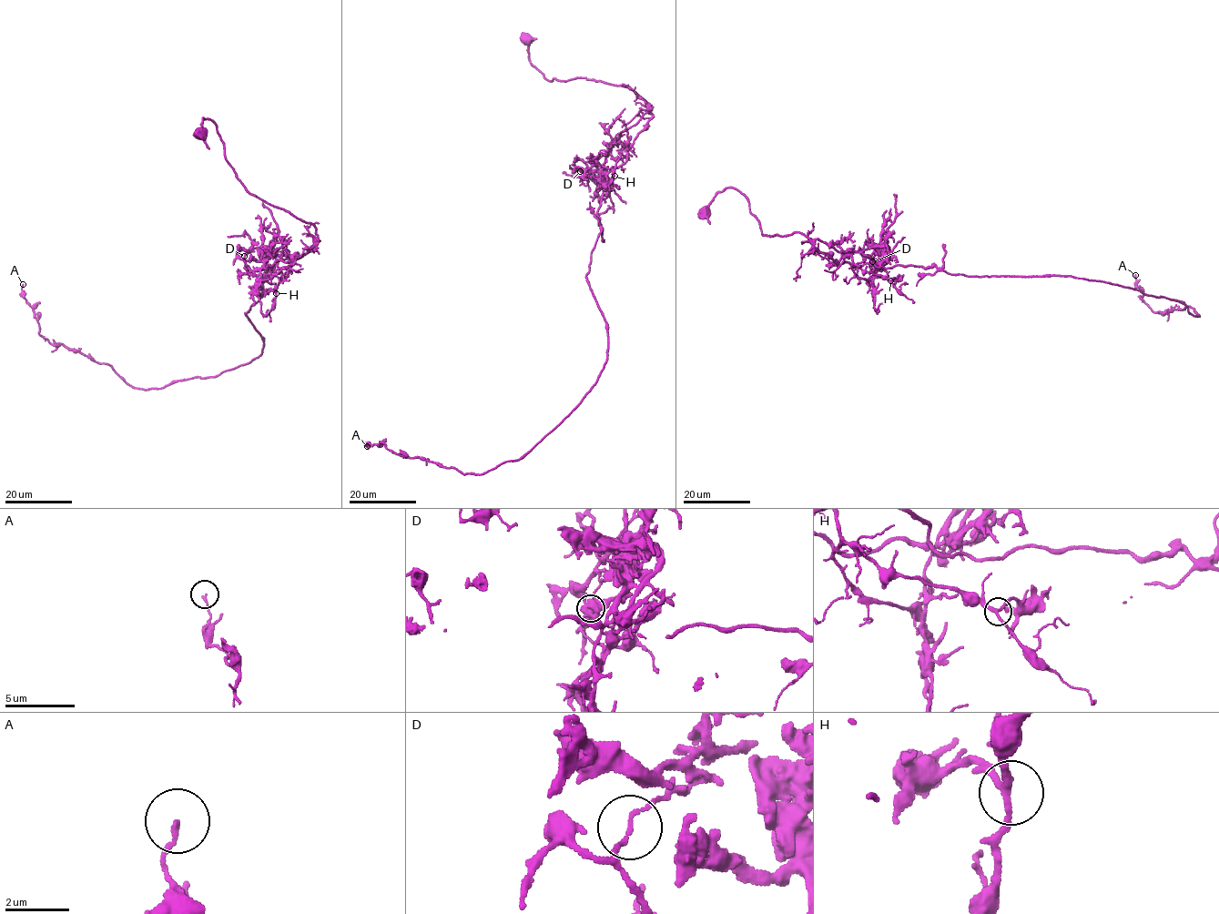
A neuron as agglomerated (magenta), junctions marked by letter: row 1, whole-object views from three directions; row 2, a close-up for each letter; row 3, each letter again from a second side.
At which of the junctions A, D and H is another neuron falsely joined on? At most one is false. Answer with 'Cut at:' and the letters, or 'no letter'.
Cut at: D

